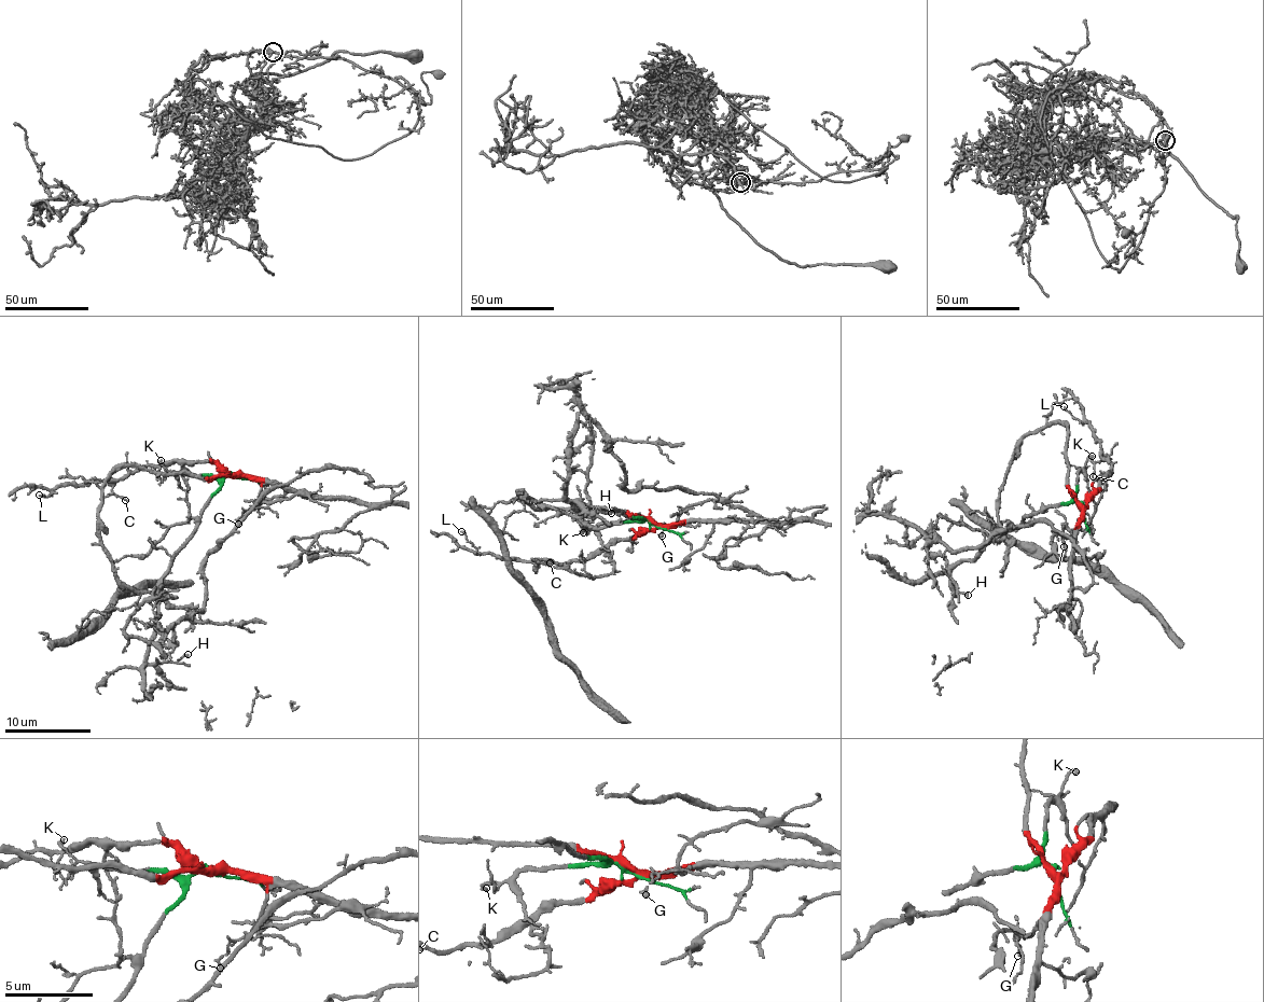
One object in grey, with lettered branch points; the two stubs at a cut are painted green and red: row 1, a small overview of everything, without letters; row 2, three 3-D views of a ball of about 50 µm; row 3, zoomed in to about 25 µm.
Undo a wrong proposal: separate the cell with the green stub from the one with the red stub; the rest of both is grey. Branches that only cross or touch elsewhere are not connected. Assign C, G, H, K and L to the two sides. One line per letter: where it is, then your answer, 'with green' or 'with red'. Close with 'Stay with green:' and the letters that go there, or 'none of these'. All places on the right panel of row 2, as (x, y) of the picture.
C: (1093, 476) | with red
G: (1064, 546) | with red
H: (968, 595) | with green
K: (1092, 456) | with green
L: (1064, 406) | with red
Stay with green: H, K

